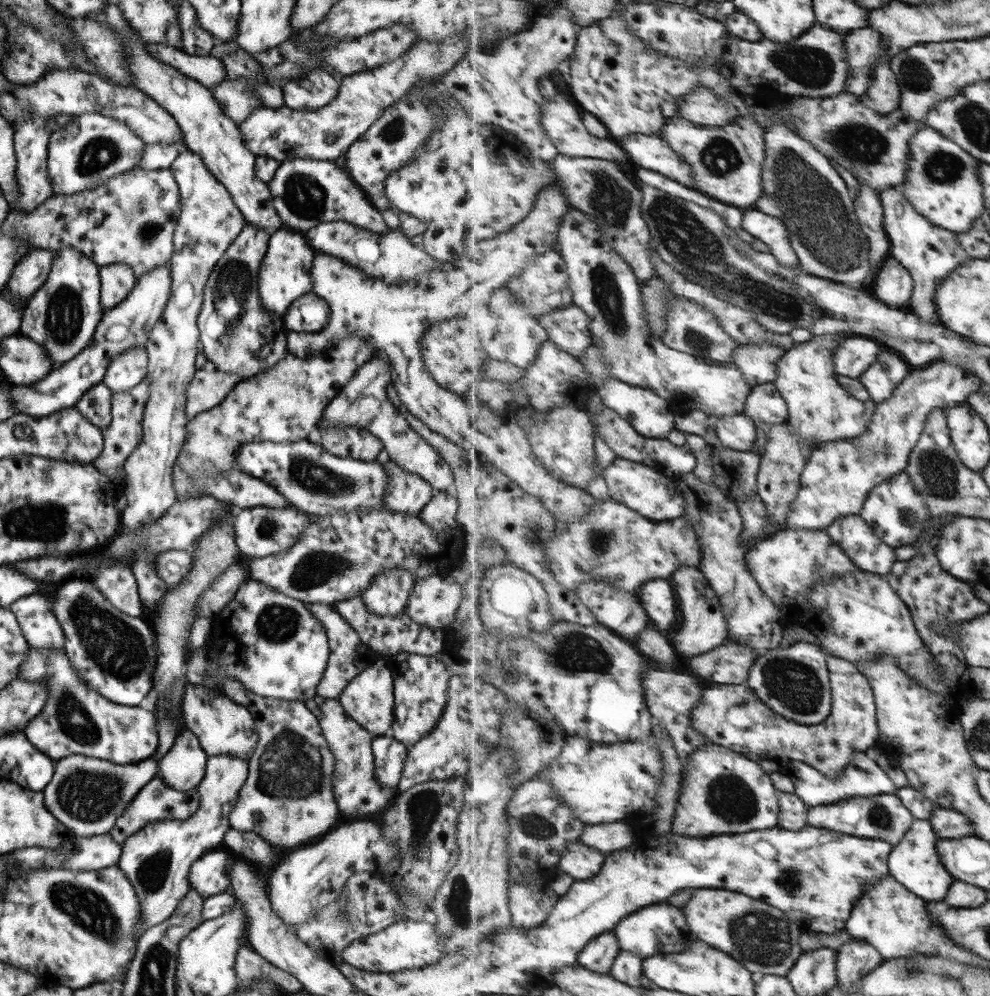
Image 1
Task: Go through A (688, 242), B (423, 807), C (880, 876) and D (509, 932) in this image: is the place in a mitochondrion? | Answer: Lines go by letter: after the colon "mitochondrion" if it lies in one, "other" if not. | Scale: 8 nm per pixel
A: mitochondrion
B: mitochondrion
C: other
D: other

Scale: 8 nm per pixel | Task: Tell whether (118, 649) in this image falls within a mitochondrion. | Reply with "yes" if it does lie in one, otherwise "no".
yes

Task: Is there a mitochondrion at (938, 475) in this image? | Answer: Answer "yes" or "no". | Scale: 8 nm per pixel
yes

